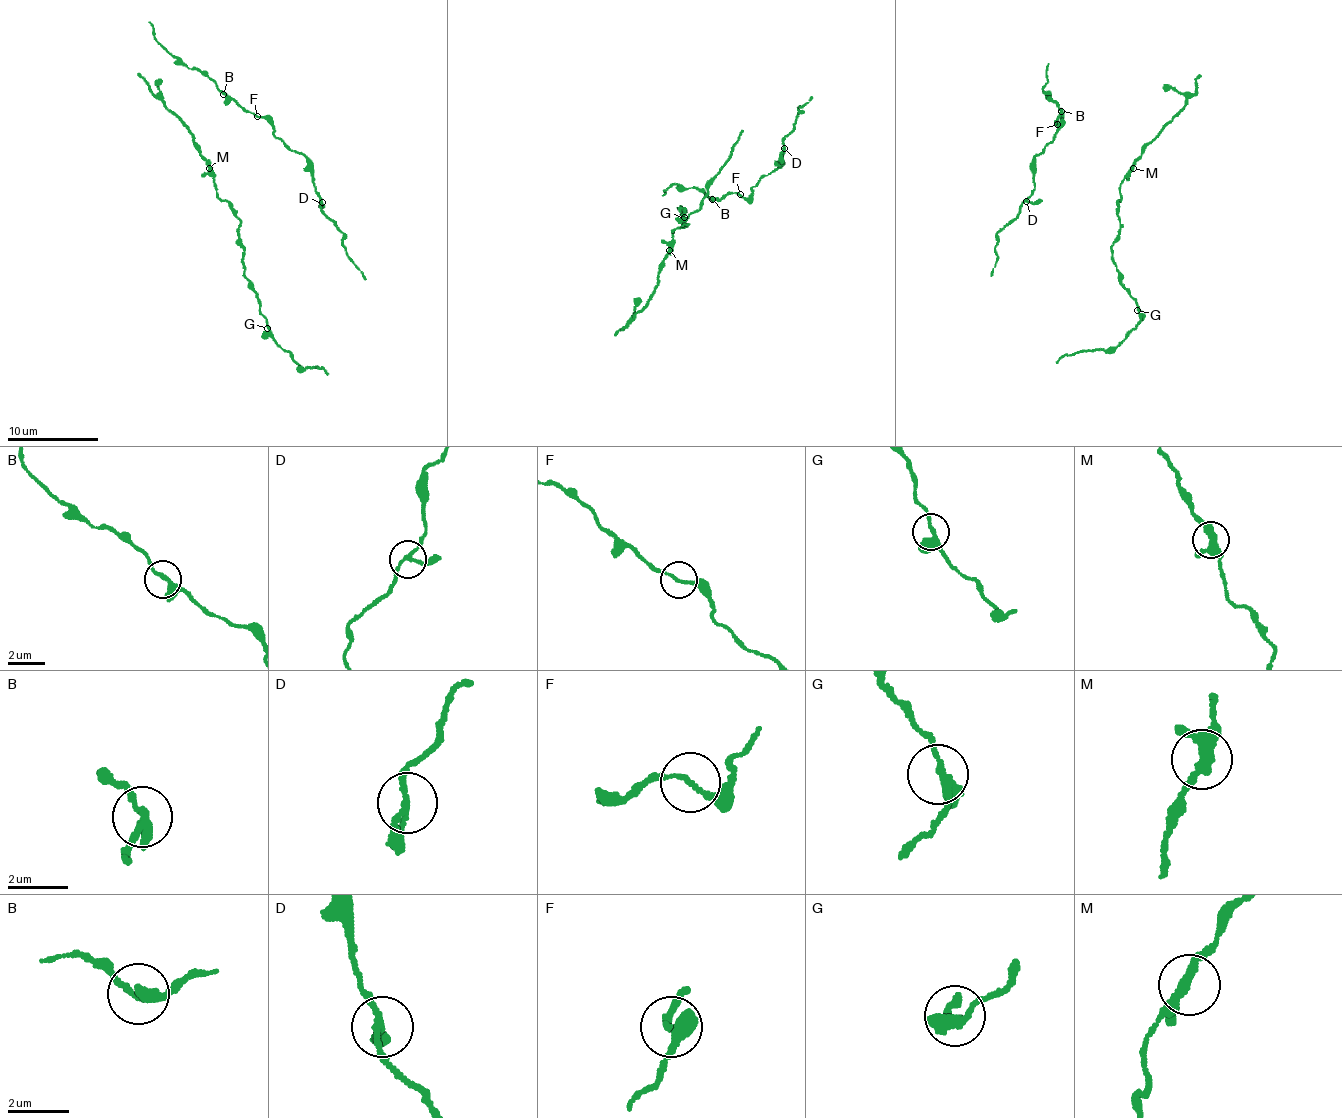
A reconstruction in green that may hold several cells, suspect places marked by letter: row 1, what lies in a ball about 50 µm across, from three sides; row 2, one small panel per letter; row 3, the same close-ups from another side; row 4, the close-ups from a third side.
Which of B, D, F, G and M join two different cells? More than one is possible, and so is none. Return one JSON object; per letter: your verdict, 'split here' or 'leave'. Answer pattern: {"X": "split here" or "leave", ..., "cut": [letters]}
{"B": "leave", "D": "leave", "F": "leave", "G": "leave", "M": "leave", "cut": []}

